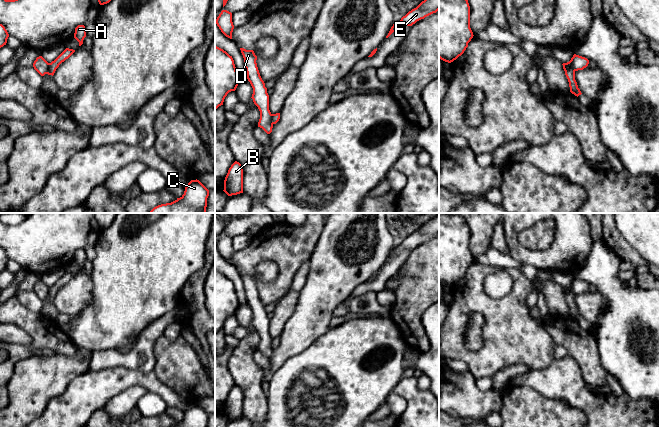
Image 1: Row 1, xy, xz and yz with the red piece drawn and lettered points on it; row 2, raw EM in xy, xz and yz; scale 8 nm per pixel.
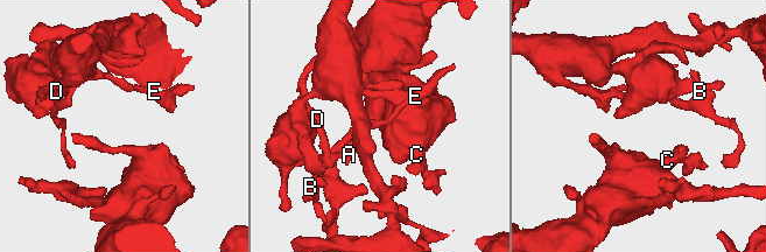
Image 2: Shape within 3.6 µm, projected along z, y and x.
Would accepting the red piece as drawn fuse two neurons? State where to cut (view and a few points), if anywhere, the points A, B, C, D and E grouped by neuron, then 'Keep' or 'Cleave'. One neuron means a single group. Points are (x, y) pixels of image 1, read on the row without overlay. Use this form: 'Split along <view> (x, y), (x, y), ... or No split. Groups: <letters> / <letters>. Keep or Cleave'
Split along yz (563, 292), (569, 289), (574, 295). Groups: A B E / C D. Cleave

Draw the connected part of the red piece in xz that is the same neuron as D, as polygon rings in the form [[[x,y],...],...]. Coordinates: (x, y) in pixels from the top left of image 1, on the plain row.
[[[240,272],[240,274],[245,286],[247,303],[253,312],[251,322],[260,335],[258,351],[262,352],[267,358],[270,358],[273,348],[271,346],[272,338],[269,334],[269,319],[257,291],[257,280],[253,274],[246,274],[244,272]]]

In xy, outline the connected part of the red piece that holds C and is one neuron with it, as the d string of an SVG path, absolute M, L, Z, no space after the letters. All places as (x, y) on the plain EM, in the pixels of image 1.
M191 404L185 411L184 418L171 427L207 427L209 414L199 405Z

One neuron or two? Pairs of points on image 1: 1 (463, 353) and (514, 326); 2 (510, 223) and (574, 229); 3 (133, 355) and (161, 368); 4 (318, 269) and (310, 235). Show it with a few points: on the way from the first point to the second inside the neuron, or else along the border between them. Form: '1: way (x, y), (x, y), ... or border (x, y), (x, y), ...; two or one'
1: way (476, 355), (485, 355), (501, 339); one
2: way (513, 243), (526, 256), (548, 256), (555, 249); one
3: border (155, 341), (154, 368), (152, 370); two
4: border (323, 228), (315, 248), (308, 259); two

